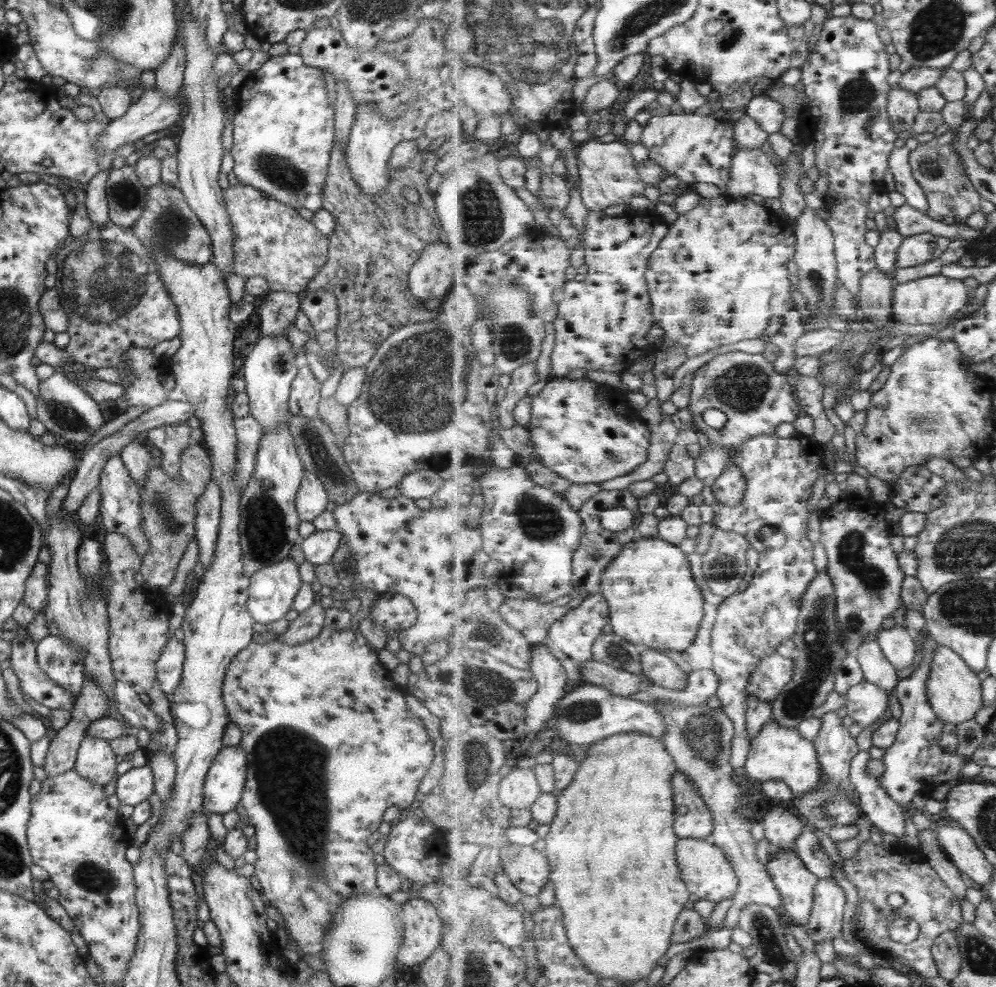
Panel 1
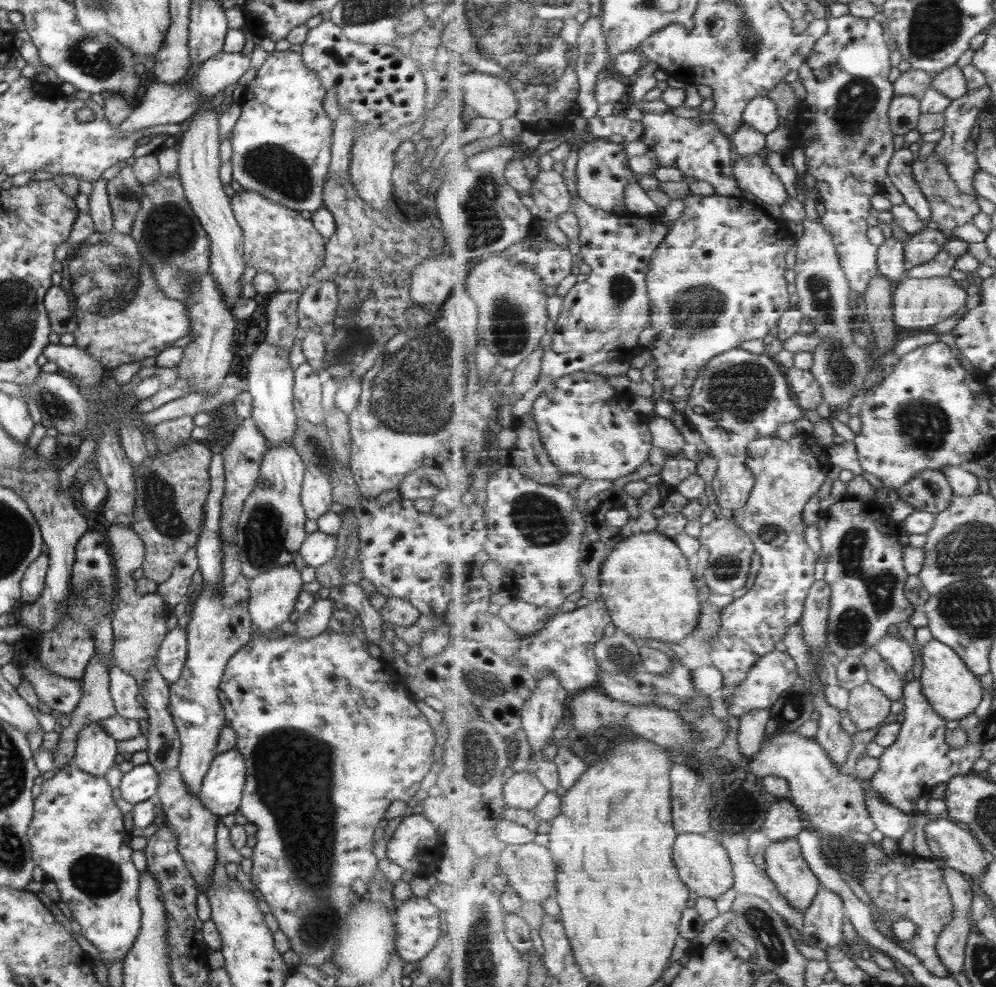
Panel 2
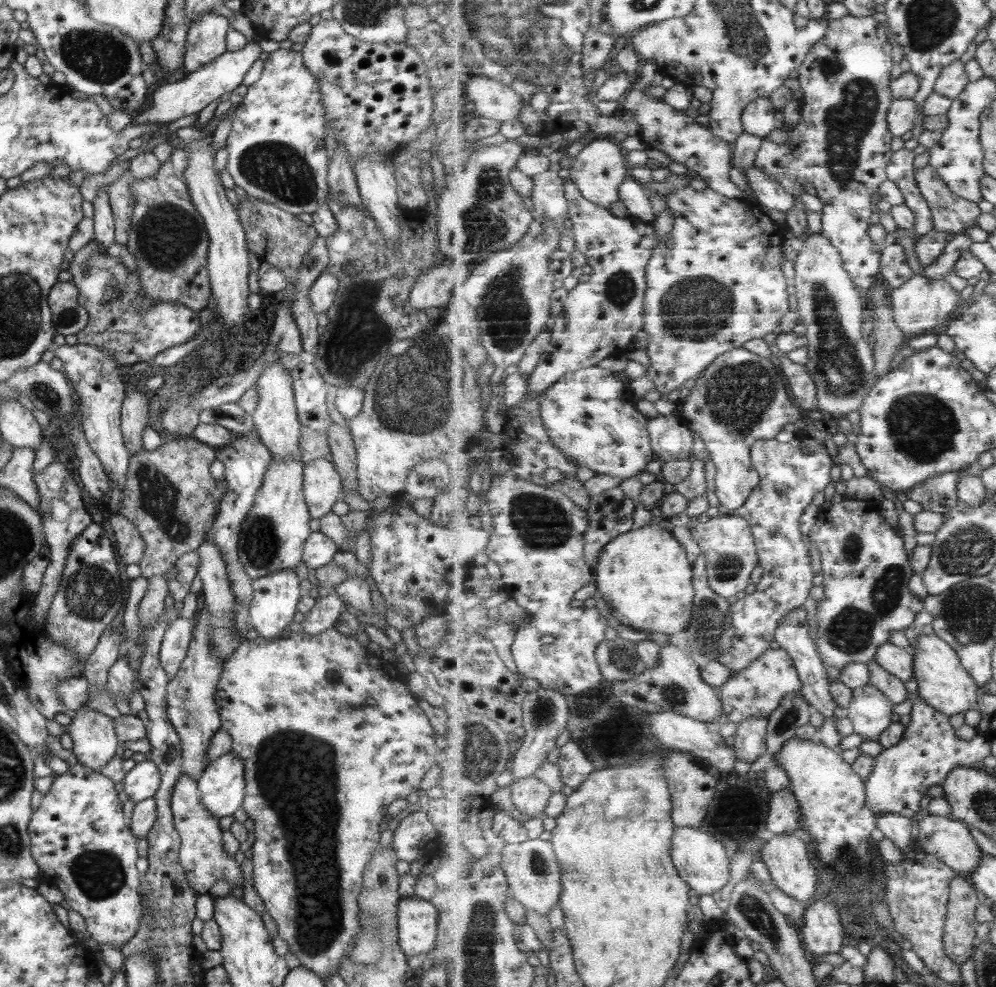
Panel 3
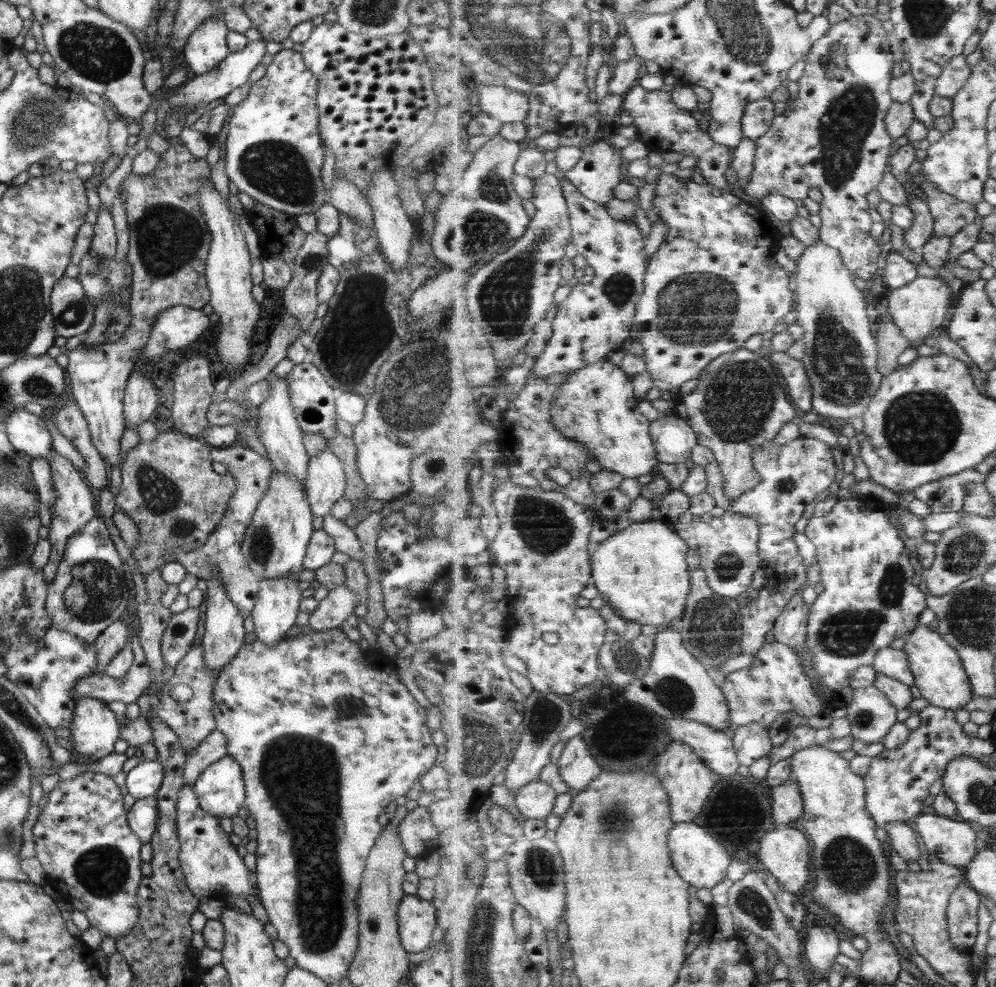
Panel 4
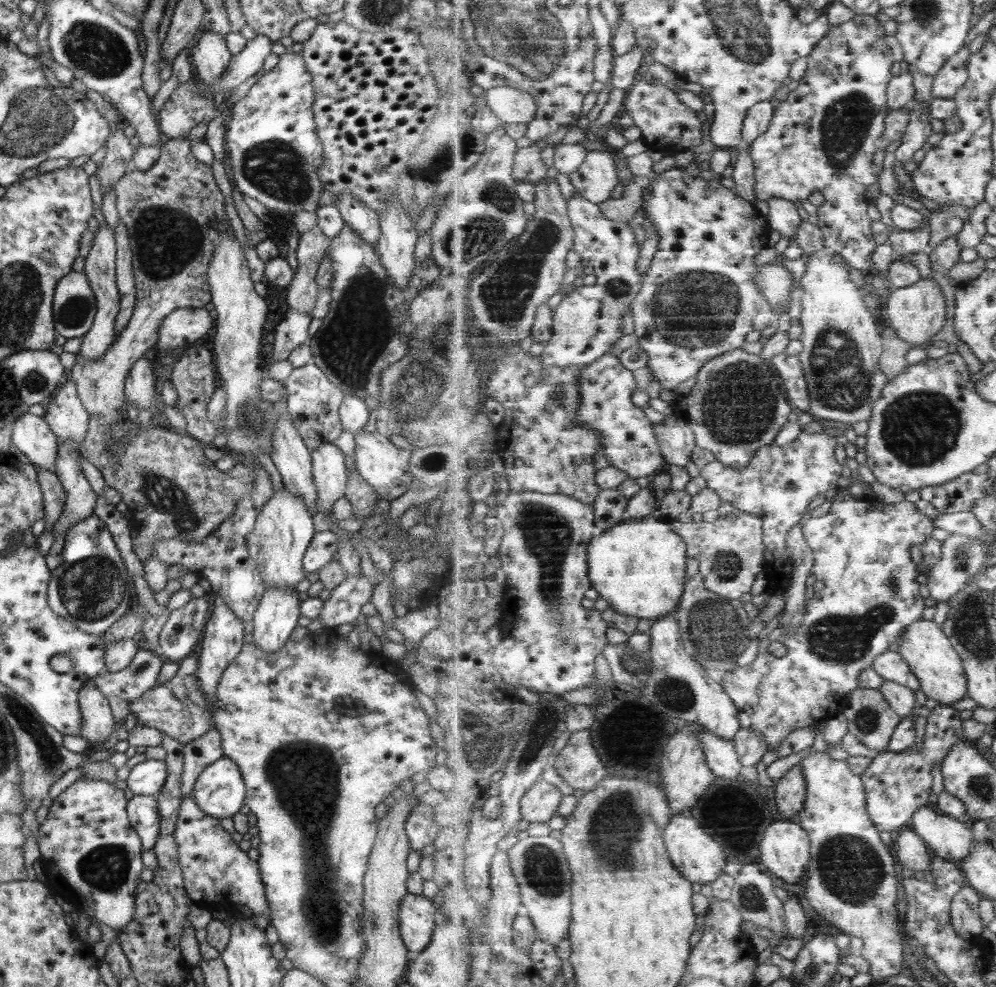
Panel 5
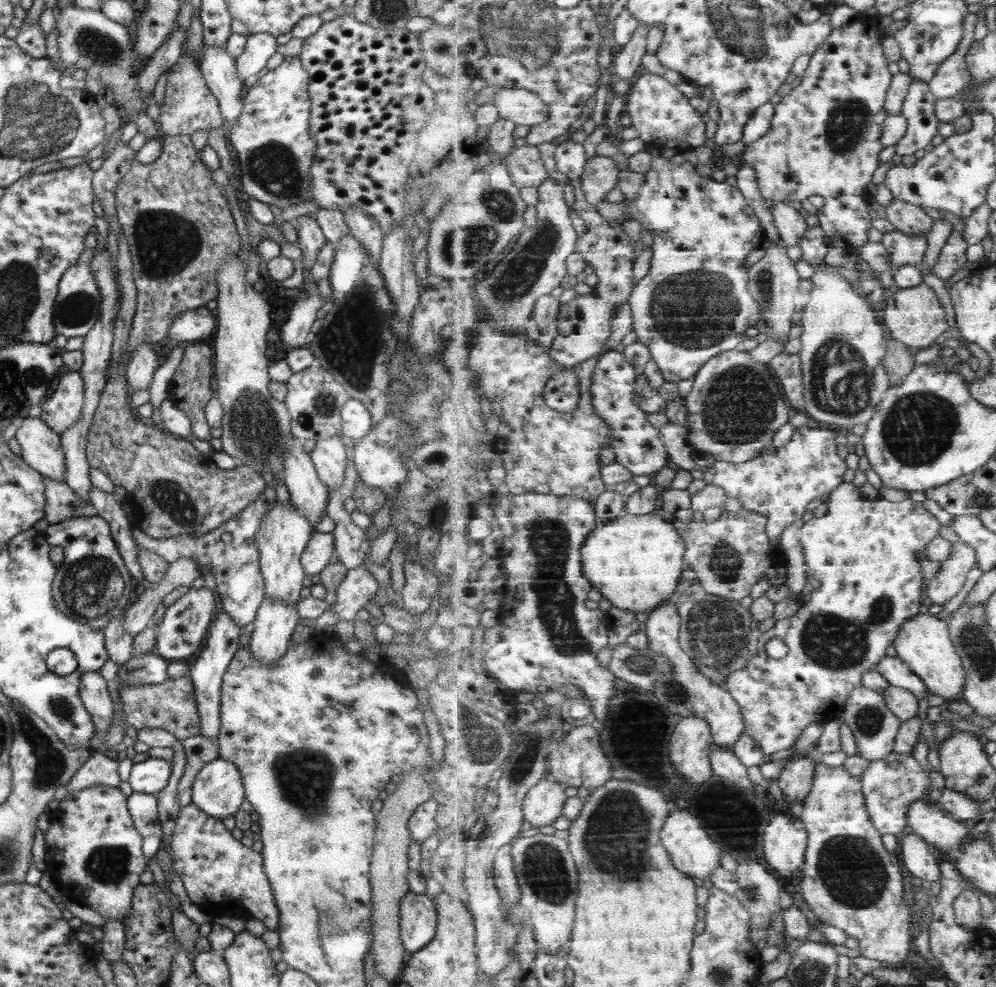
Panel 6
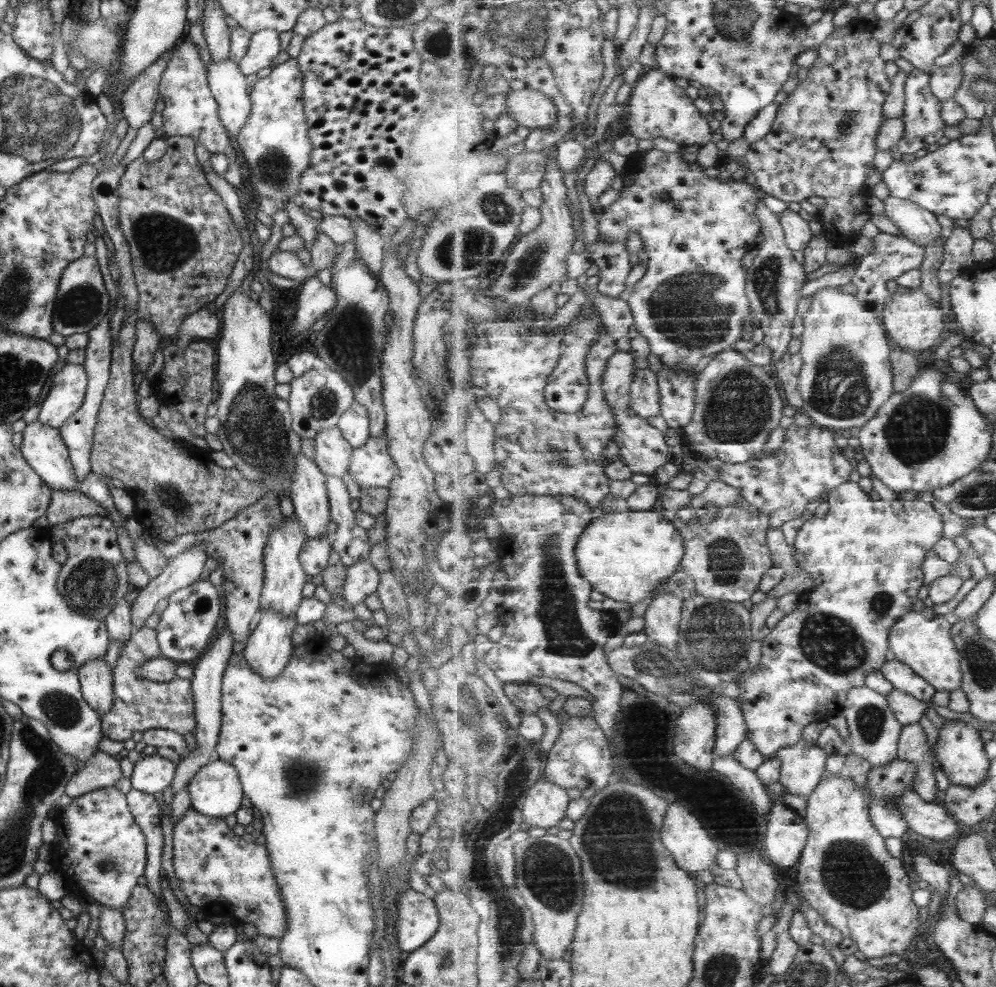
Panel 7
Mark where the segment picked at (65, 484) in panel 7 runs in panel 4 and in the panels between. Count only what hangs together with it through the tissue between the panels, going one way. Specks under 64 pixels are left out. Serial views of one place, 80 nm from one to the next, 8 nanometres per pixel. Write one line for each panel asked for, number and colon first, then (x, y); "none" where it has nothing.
4: (26, 432)
5: (30, 434)
6: (39, 446)

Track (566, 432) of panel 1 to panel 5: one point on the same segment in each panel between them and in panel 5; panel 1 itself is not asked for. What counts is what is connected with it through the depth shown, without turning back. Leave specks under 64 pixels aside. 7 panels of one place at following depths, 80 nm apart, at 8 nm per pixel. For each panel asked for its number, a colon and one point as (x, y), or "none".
2: (587, 426)
3: (591, 415)
4: (596, 406)
5: (606, 387)

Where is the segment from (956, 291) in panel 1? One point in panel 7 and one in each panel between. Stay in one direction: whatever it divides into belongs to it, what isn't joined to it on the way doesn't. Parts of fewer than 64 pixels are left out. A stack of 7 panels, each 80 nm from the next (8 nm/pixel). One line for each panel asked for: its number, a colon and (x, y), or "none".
2: (919, 303)
3: (923, 303)
4: (925, 304)
5: (917, 312)
6: (915, 316)
7: (913, 320)

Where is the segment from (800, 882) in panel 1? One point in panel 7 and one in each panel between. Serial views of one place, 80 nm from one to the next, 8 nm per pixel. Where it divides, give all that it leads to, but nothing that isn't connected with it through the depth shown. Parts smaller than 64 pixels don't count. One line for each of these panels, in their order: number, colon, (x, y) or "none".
2: (784, 862)
3: (786, 856)
4: (784, 851)
5: (785, 848)
6: (785, 842)
7: (787, 833)

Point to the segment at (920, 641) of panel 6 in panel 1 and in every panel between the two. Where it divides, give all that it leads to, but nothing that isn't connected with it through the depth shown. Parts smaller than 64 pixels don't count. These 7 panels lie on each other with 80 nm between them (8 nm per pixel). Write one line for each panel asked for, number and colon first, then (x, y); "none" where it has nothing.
1: (955, 691)
2: (955, 691)
3: (943, 683)
4: (942, 680)
5: (925, 646)

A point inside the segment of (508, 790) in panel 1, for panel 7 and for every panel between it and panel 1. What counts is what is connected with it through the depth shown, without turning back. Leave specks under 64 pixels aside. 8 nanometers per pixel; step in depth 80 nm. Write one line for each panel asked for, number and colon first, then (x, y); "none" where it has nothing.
2: (524, 790)
3: (530, 795)
4: (536, 800)
5: (541, 802)
6: (544, 803)
7: (547, 803)

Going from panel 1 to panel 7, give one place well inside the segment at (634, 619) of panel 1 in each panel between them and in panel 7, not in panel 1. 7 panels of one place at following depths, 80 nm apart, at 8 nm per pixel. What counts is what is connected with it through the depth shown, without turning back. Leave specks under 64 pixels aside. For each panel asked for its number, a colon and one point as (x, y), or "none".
2: (646, 582)
3: (644, 576)
4: (641, 573)
5: (638, 567)
6: (634, 561)
7: (625, 556)

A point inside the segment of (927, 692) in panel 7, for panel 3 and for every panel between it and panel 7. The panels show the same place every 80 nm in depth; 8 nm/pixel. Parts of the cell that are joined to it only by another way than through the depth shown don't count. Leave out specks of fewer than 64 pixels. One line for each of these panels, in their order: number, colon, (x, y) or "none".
3: (899, 661)
4: (894, 663)
5: (891, 666)
6: (898, 673)

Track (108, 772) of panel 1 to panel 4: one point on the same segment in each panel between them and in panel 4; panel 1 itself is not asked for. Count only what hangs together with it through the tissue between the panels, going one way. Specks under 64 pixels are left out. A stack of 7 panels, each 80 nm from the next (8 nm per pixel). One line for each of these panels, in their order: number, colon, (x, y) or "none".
2: (94, 751)
3: (93, 741)
4: (93, 727)

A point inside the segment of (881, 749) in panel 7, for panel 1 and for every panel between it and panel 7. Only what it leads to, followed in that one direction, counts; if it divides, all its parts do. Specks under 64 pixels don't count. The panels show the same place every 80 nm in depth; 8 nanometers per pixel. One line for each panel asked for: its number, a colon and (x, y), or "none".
1: (866, 702)
2: (868, 705)
3: (871, 711)
4: (872, 715)
5: (871, 719)
6: (874, 725)

